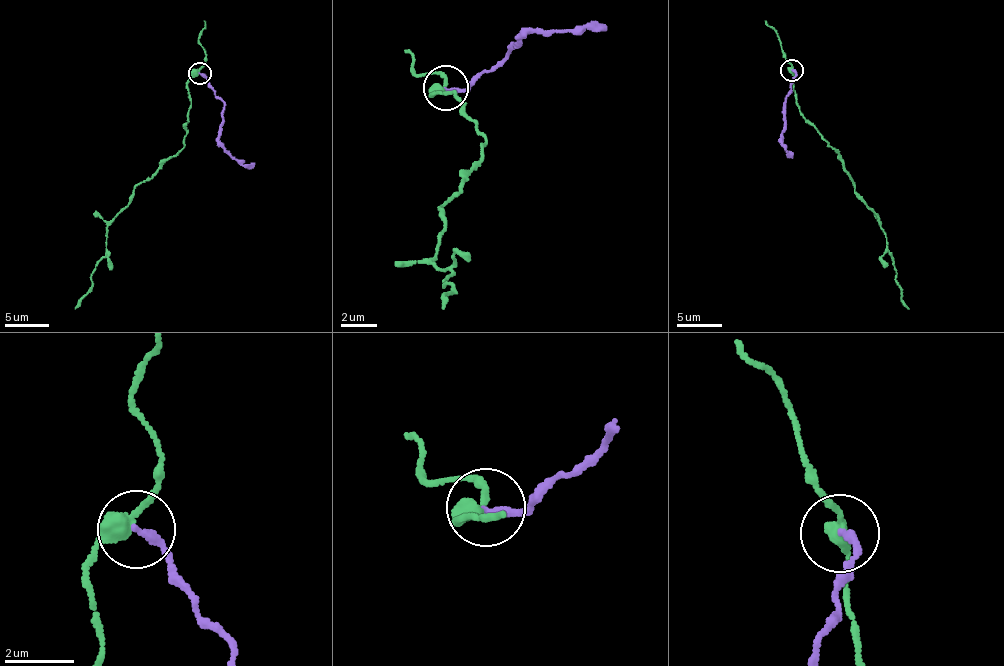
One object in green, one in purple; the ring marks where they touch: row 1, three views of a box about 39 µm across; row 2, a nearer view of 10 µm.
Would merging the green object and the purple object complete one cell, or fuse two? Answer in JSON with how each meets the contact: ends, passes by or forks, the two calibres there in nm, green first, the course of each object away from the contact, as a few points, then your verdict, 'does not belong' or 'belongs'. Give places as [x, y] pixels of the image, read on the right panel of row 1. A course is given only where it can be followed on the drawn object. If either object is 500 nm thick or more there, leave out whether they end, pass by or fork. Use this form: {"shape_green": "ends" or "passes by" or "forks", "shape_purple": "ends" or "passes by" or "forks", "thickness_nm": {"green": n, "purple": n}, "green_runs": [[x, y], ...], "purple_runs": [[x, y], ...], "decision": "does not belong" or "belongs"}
{"shape_green": "passes by", "shape_purple": "ends", "thickness_nm": {"green": 380, "purple": 200}, "green_runs": [[790, 71], [799, 112], [828, 142], [879, 223], [897, 285], [908, 308]], "purple_runs": [[791, 70], [795, 74], [791, 90], [785, 97], [782, 140], [788, 155], [789, 151]], "decision": "does not belong"}

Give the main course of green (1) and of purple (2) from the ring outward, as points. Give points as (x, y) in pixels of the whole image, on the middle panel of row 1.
1: (443, 86), (432, 95), (457, 95), (485, 143), (439, 211), (430, 261), (454, 285), (442, 308)
2: (447, 86), (463, 90), (488, 72), (526, 34), (606, 23)

